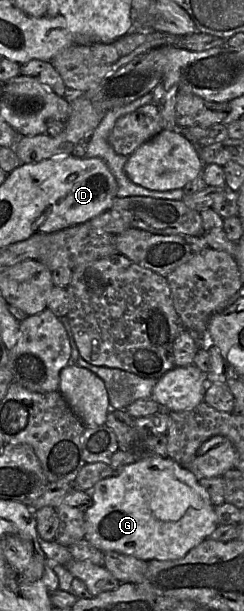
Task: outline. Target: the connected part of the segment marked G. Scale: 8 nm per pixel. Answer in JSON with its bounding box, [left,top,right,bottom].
[85,457,218,561]

